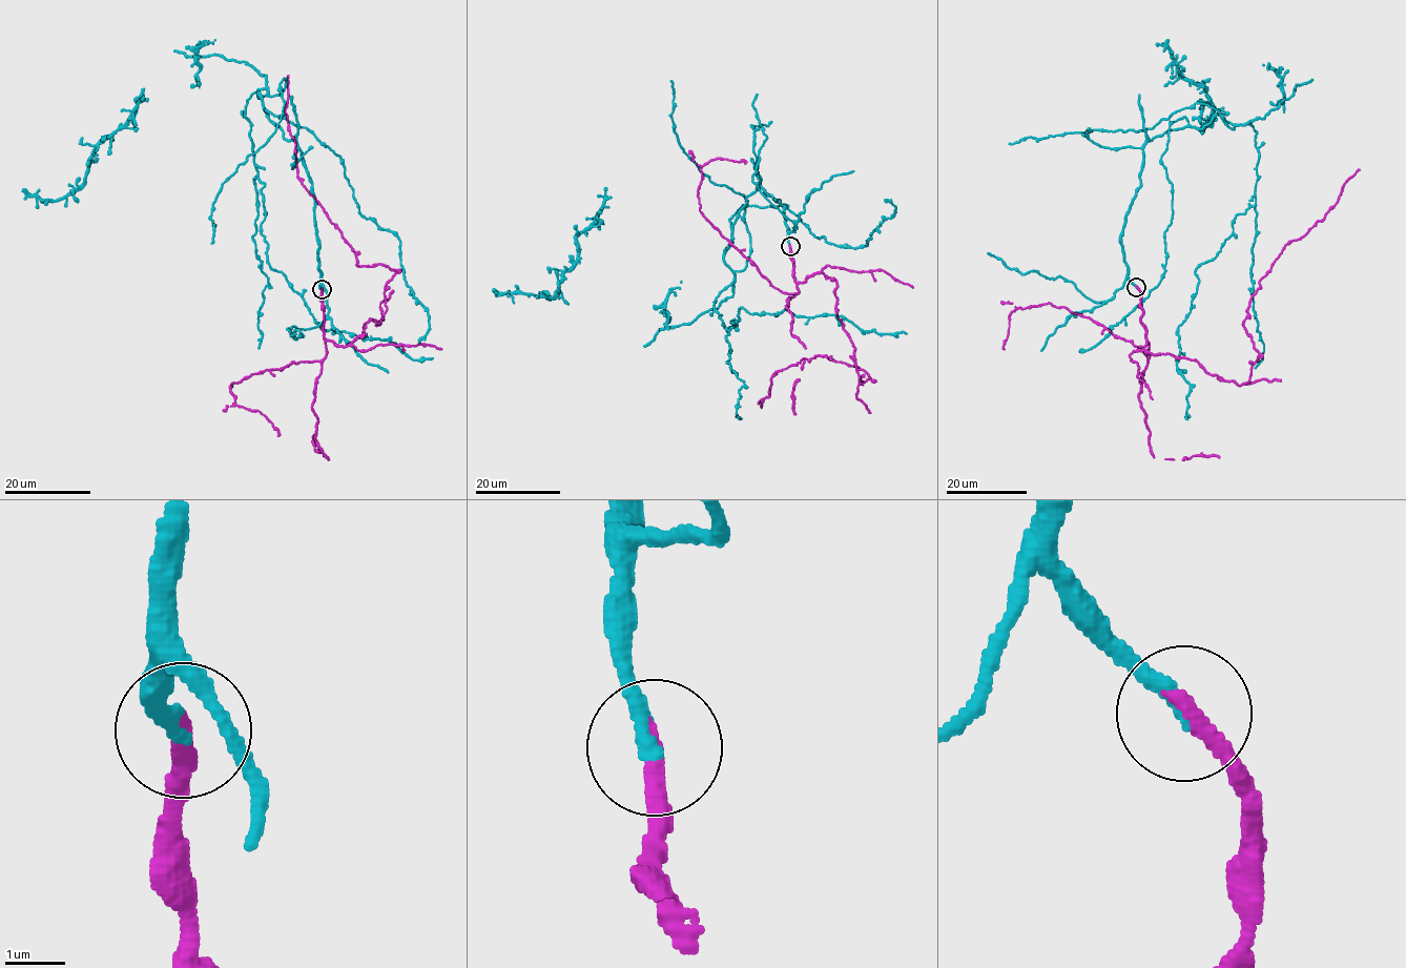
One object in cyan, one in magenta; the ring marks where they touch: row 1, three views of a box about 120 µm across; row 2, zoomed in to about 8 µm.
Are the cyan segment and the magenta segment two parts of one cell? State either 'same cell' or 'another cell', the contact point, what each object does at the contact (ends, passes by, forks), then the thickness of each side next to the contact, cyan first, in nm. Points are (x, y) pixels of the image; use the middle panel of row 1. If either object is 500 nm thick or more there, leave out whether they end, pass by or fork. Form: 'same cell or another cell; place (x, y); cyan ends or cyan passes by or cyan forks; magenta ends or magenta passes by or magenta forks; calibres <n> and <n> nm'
same cell; place (790, 246); cyan ends; magenta ends; calibres 260 and 340 nm

